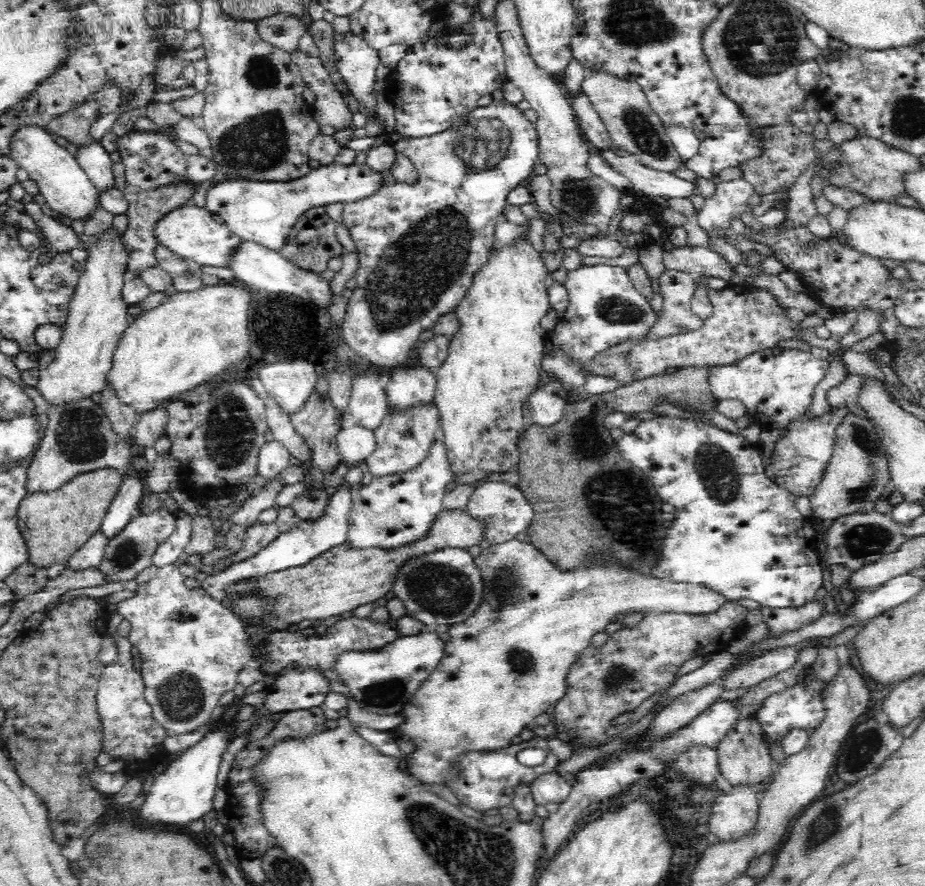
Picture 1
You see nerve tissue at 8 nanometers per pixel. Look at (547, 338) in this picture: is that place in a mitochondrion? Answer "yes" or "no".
no

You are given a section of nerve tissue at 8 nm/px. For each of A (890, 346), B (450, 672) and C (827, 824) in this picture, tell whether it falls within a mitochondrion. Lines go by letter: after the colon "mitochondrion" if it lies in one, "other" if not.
A: other
B: other
C: mitochondrion

